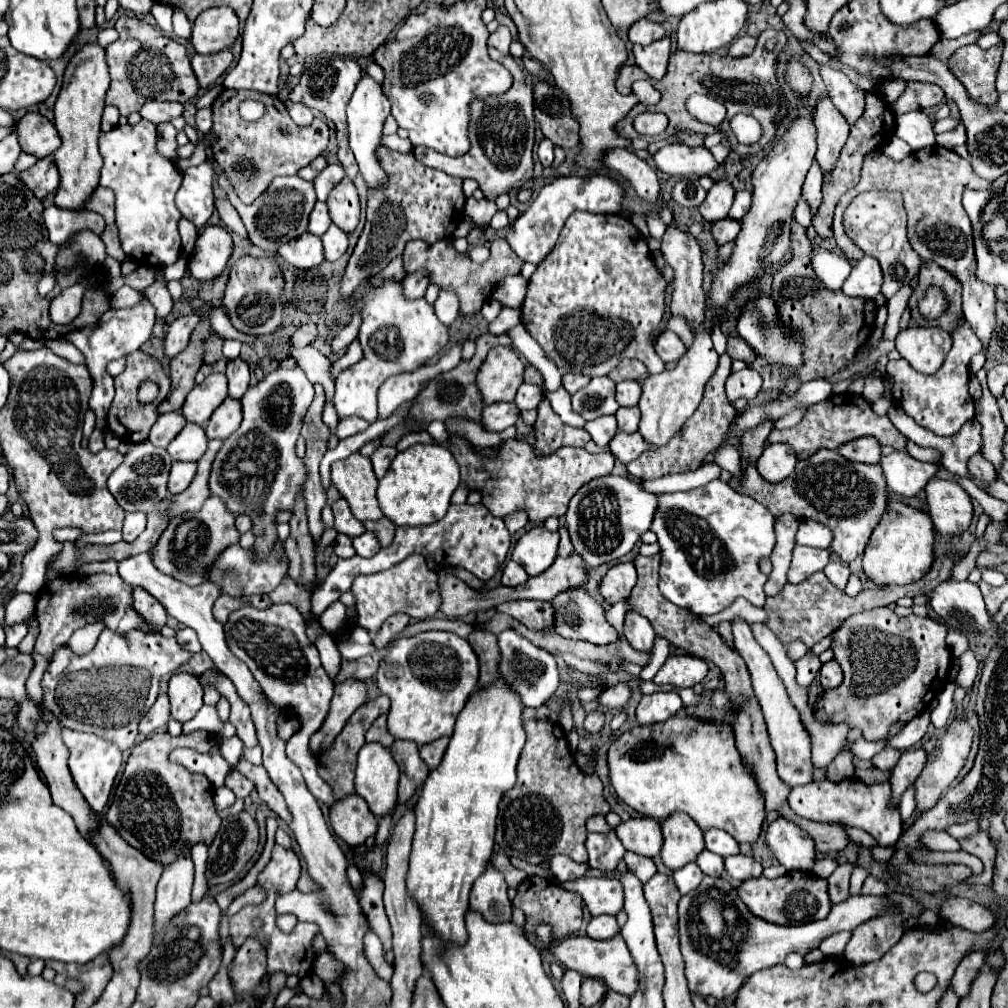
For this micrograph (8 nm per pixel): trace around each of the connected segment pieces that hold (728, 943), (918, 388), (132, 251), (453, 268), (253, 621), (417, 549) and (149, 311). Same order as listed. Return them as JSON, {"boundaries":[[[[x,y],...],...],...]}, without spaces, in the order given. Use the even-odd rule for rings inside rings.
{"boundaries":[[[[703,877],[701,885],[683,897],[678,903],[679,935],[681,935],[681,953],[685,959],[689,989],[703,997],[713,995],[717,999],[733,999],[737,989],[743,985],[743,979],[751,977],[759,969],[785,963],[785,957],[789,953],[799,953],[805,957],[809,951],[817,949],[823,939],[839,931],[853,931],[861,923],[867,923],[875,917],[895,915],[895,905],[897,905],[895,901],[889,899],[889,895],[869,895],[869,897],[855,895],[839,905],[833,905],[831,913],[821,921],[807,925],[779,927],[749,913],[747,905],[737,895],[737,889],[725,883],[723,879]],[[707,899],[719,901],[721,905],[723,911],[721,931],[713,927],[709,929],[701,917],[701,905]]],[[[961,319],[957,323],[957,329],[951,333],[951,339],[953,339],[953,347],[943,363],[943,367],[937,373],[933,373],[929,377],[921,375],[909,363],[901,363],[901,359],[897,359],[897,361],[887,363],[887,375],[885,375],[893,381],[893,387],[891,387],[893,401],[909,417],[913,417],[917,425],[921,425],[941,437],[955,435],[963,427],[963,423],[967,423],[973,417],[973,409],[975,409],[973,397],[967,391],[969,361],[973,355],[983,351],[981,339],[973,333],[973,329],[969,329],[965,319]]],[[[141,119],[137,125],[117,125],[99,137],[99,151],[103,155],[103,169],[101,169],[101,187],[109,187],[115,193],[115,215],[117,215],[117,229],[119,241],[127,257],[137,259],[141,265],[171,265],[181,253],[181,237],[177,231],[177,223],[183,217],[175,205],[175,193],[181,187],[183,175],[177,165],[169,159],[163,159],[155,151],[155,125],[151,121]]],[[[497,239],[491,243],[491,257],[485,263],[471,261],[469,253],[457,253],[449,241],[437,241],[435,245],[425,245],[425,241],[409,241],[403,253],[403,267],[407,273],[415,273],[419,269],[425,269],[429,275],[429,281],[439,285],[441,289],[455,291],[459,295],[459,315],[467,317],[481,309],[485,299],[489,297],[489,291],[493,291],[493,285],[501,281],[507,275],[519,275],[523,261],[505,245],[505,239]]],[[[243,605],[229,615],[229,649],[245,665],[249,665],[271,705],[277,709],[293,709],[297,713],[301,729],[293,733],[287,742],[286,754],[301,769],[311,795],[331,807],[335,797],[331,787],[317,775],[317,759],[309,751],[309,739],[321,727],[329,711],[333,681],[319,661],[317,647],[305,635],[303,615],[291,605],[273,605],[263,611],[255,609],[253,605]]],[[[483,503],[477,505],[451,505],[447,515],[433,523],[433,525],[425,525],[425,527],[397,527],[395,537],[391,541],[391,545],[383,547],[377,555],[365,559],[365,557],[351,557],[351,559],[339,559],[335,563],[335,567],[331,569],[331,573],[327,575],[325,583],[321,587],[315,589],[313,597],[311,597],[311,617],[319,619],[319,615],[341,597],[341,593],[351,589],[351,583],[357,575],[369,575],[369,573],[379,573],[385,569],[391,569],[393,565],[401,563],[405,557],[419,553],[425,559],[433,559],[435,565],[439,567],[461,567],[467,569],[469,573],[473,573],[477,579],[481,581],[489,581],[499,567],[503,565],[507,551],[509,551],[509,531],[503,523],[503,519],[495,517],[489,513],[489,509]]],[[[141,291],[141,301],[137,305],[133,305],[129,309],[111,309],[101,317],[101,321],[95,327],[77,329],[77,331],[67,334],[69,341],[83,353],[85,367],[89,369],[89,375],[93,379],[93,393],[91,393],[91,399],[89,399],[89,407],[97,415],[97,429],[105,427],[105,417],[107,417],[109,405],[111,405],[113,395],[115,395],[113,377],[107,373],[107,363],[137,351],[151,337],[153,323],[155,323],[155,307],[147,299],[145,291]]]]}

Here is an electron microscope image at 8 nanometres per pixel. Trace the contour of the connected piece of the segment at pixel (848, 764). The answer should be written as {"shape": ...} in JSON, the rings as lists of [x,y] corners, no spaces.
{"shape":[[[841,751],[841,753],[831,761],[831,765],[827,767],[827,779],[833,781],[833,783],[839,783],[839,781],[851,779],[851,777],[853,777],[853,771],[855,771],[853,755],[851,755],[849,751]]]}

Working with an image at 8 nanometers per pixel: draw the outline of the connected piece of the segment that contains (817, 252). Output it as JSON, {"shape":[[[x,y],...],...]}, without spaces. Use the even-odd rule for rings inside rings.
{"shape":[[[813,225],[807,227],[807,239],[811,241],[813,247],[813,257],[811,257],[811,265],[817,273],[817,277],[821,279],[821,283],[829,289],[829,291],[839,291],[841,285],[845,283],[845,279],[851,273],[851,263],[837,253],[831,253],[829,249],[823,249],[821,245],[813,243],[813,239],[817,237],[817,233],[813,231]]]}

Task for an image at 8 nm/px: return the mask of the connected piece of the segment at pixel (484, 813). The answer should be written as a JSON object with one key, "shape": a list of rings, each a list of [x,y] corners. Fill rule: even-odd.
{"shape":[[[497,675],[493,683],[477,689],[459,713],[449,747],[439,767],[429,771],[421,797],[415,805],[417,829],[413,837],[407,885],[423,911],[423,919],[433,925],[435,933],[443,941],[465,943],[467,931],[463,917],[467,907],[483,913],[483,917],[491,923],[511,919],[511,901],[507,899],[505,877],[489,859],[495,845],[493,835],[497,805],[515,785],[515,765],[525,745],[523,709],[525,705],[521,703],[521,695],[511,689],[501,675]]]}

